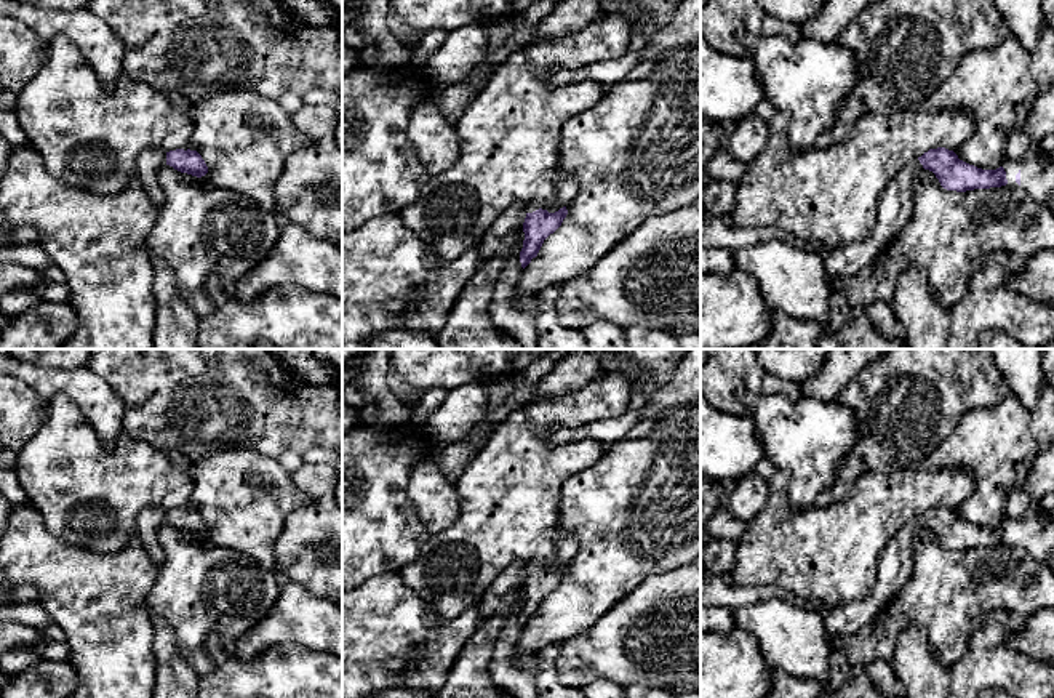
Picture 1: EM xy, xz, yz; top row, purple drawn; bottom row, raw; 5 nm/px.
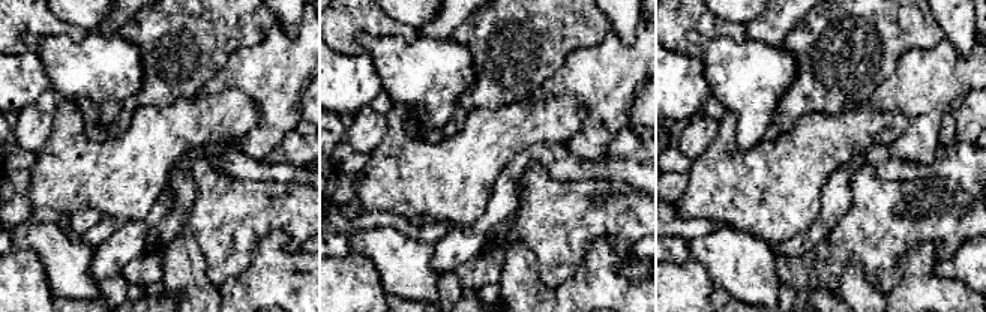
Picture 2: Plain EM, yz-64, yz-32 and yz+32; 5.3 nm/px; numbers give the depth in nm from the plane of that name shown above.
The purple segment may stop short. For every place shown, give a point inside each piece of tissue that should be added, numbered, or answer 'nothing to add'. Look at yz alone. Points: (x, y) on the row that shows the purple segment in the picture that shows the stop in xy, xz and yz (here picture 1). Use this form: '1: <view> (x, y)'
1: yz (1037, 176)
2: yz (896, 205)

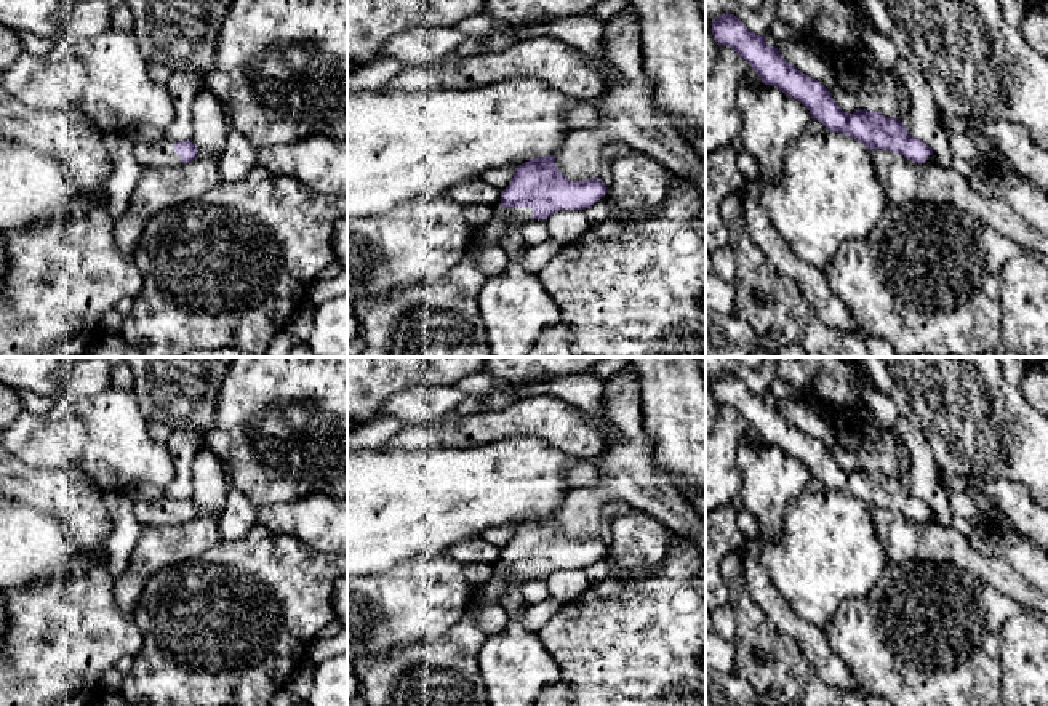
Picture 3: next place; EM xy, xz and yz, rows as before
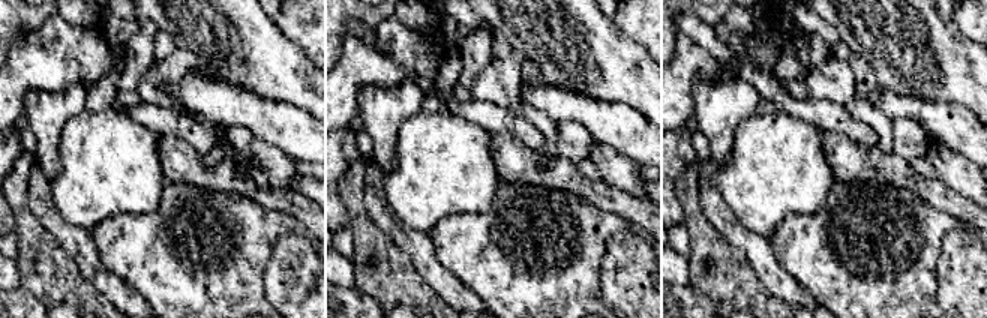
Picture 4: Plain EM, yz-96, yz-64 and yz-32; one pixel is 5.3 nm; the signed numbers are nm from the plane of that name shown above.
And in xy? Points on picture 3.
1: xy (162, 152)

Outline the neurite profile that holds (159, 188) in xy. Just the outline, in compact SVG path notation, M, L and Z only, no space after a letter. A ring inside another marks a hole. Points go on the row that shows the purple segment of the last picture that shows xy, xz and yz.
M195 158L178 166L146 166L128 207L115 219L115 242L133 256L144 224L158 211L194 200L221 183L218 158Z

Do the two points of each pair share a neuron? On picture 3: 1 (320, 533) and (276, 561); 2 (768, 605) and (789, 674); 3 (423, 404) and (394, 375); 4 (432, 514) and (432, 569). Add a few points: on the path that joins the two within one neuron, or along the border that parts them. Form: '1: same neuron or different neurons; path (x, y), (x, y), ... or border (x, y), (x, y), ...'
1: different neurons; border (269, 529), (296, 535), (306, 545), (330, 554)
2: different neurons; border (752, 596), (760, 610), (802, 652)
3: different neurons; border (444, 383), (412, 385), (392, 394), (378, 412)
4: different neurons; border (445, 553), (421, 553), (397, 564)

